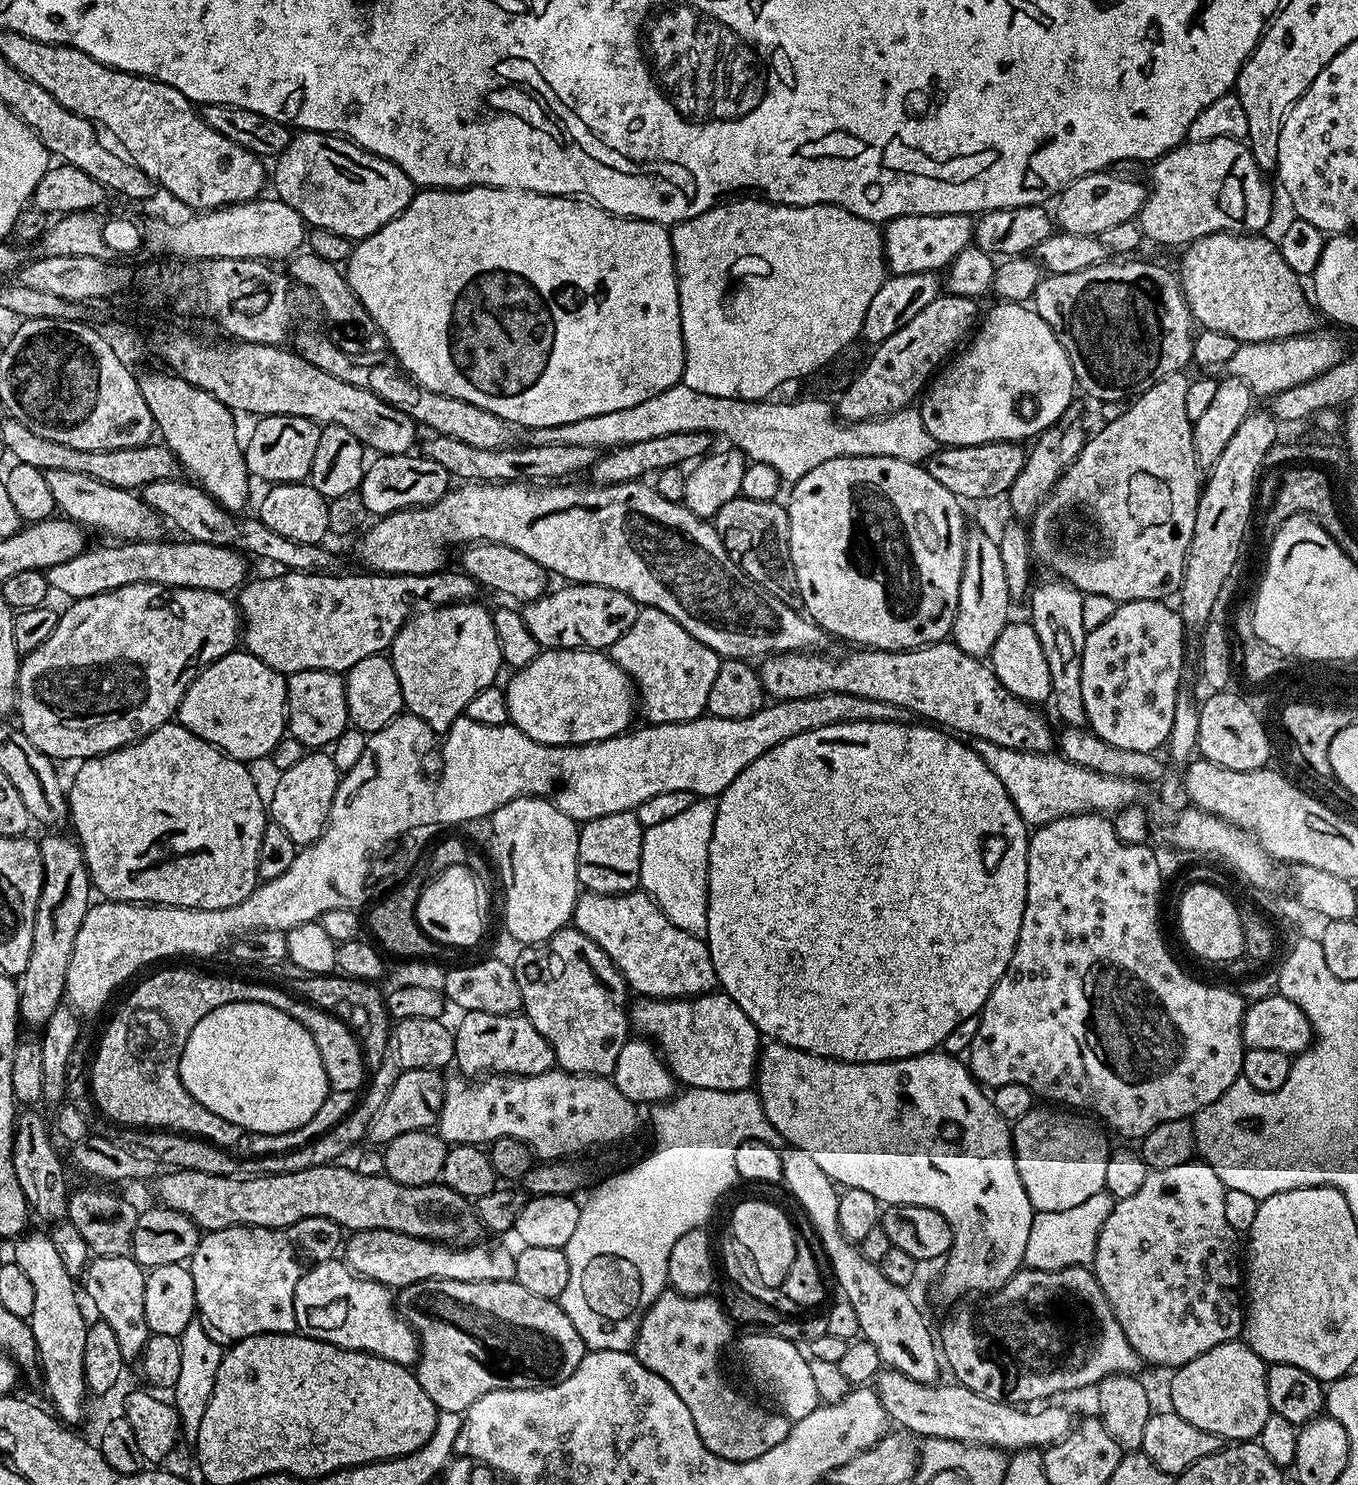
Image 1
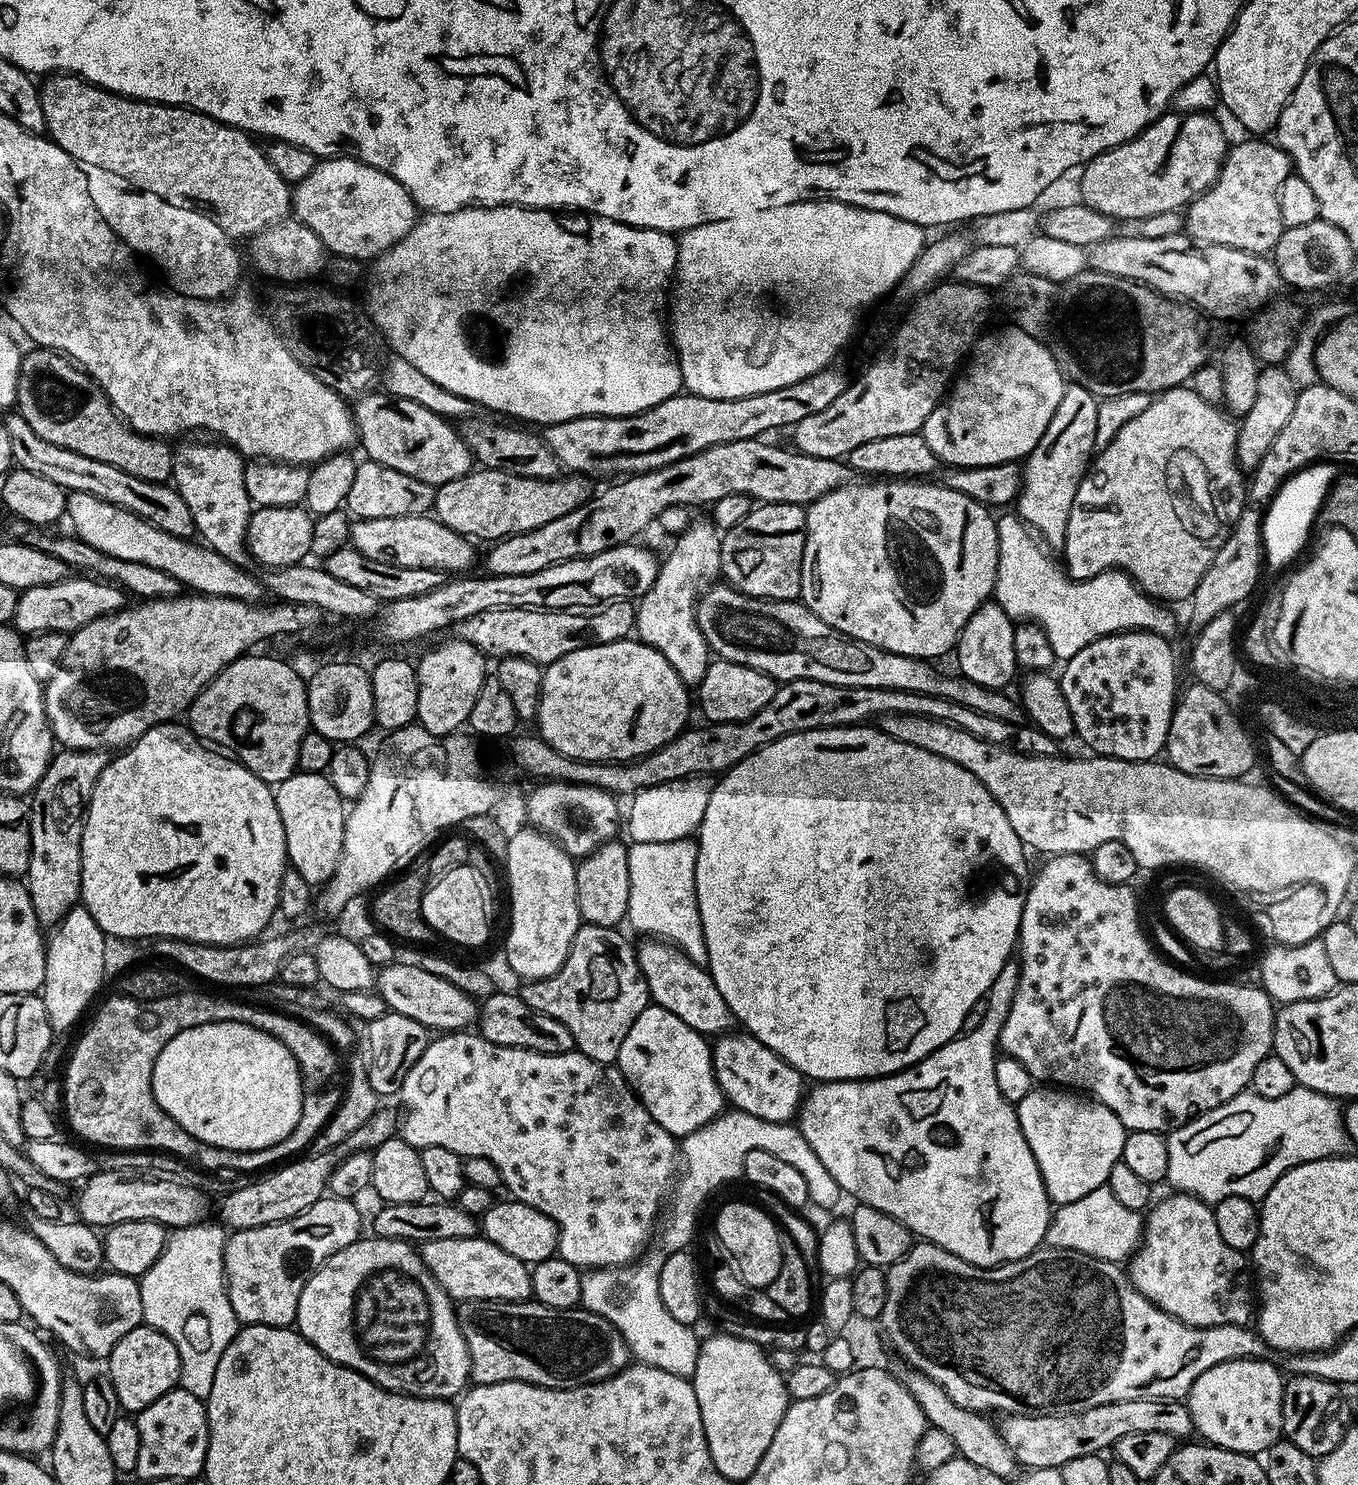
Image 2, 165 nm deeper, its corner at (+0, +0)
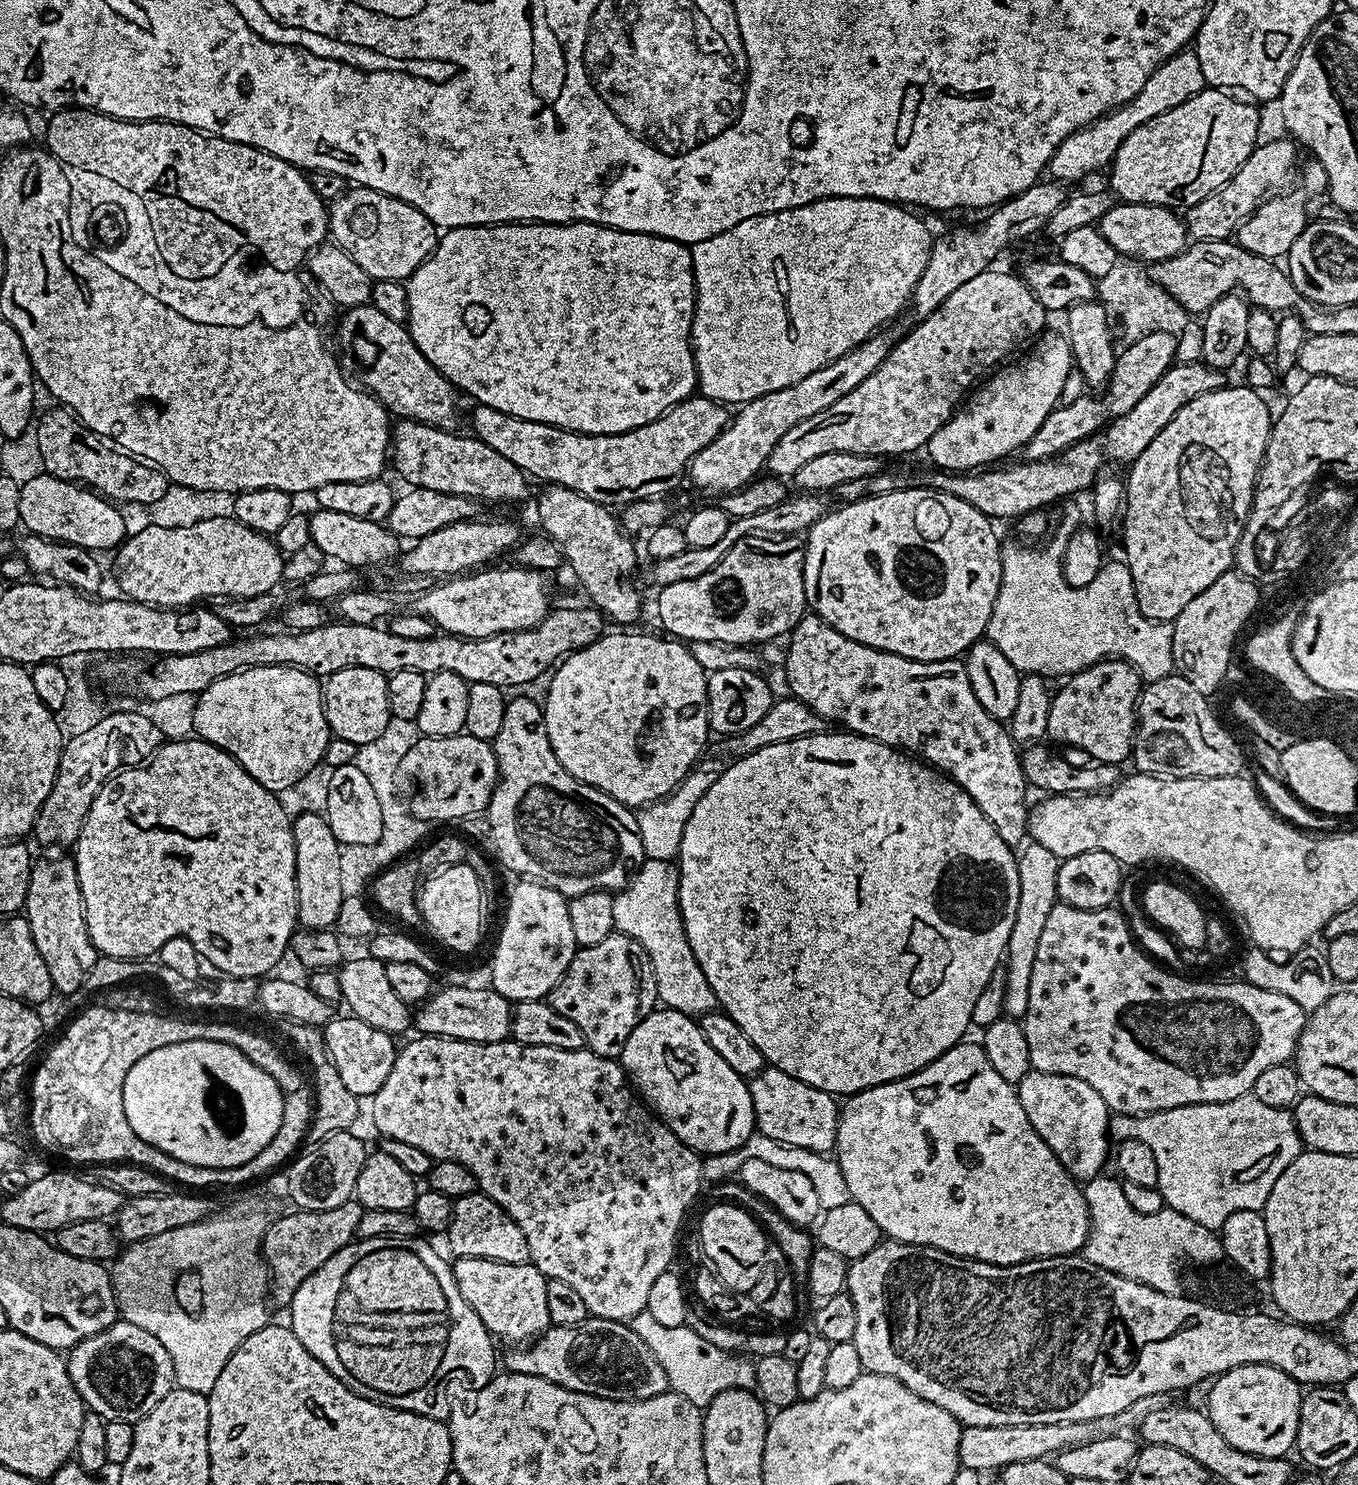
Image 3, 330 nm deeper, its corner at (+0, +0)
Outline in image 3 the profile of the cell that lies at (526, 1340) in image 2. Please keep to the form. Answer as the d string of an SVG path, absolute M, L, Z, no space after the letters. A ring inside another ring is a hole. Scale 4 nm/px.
M591 1317L575 1328L552 1324L527 1346L516 1346L502 1364L507 1371L541 1376L566 1390L607 1400L645 1400L669 1391L668 1375L650 1346L622 1320Z

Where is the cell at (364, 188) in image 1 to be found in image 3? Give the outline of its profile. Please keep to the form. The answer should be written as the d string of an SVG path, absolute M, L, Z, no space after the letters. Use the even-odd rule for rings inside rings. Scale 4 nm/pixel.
M359 186L349 187L337 200L328 204L328 231L334 243L346 250L346 254L350 254L350 258L354 258L354 262L358 262L358 266L362 266L362 270L366 270L366 274L376 282L407 281L414 274L414 270L418 270L418 266L422 266L424 259L435 250L438 239L436 225L430 222L430 218L426 218L426 214L422 214L422 210L378 190Z

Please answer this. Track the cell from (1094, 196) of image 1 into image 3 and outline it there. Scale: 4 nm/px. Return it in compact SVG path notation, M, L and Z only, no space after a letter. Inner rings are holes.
M1205 87L1194 98L1182 102L1182 106L1174 106L1174 110L1166 110L1166 114L1158 114L1150 122L1138 126L1138 130L1126 134L1122 146L1118 146L1112 155L1112 173L1108 176L1107 187L1113 197L1125 204L1153 204L1187 210L1194 206L1194 202L1202 202L1202 198L1232 179L1261 139L1260 112L1256 109L1259 107L1247 99L1235 100L1232 96L1235 95L1219 88Z

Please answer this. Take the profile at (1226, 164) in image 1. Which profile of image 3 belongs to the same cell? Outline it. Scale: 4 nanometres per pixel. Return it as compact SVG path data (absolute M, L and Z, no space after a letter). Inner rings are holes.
M1312 158L1309 159L1309 164L1306 164L1303 165L1302 179L1298 186L1285 191L1283 194L1269 196L1264 203L1259 204L1256 207L1256 213L1236 231L1235 243L1248 252L1266 257L1267 260L1287 257L1290 246L1294 246L1298 234L1302 234L1302 230L1310 222L1308 203L1315 196L1323 197L1328 191L1328 175L1326 170L1322 170L1322 162Z

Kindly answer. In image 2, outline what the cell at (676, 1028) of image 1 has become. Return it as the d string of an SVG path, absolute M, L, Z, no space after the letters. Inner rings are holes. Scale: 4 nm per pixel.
M732 1030L727 1034L715 1037L712 1049L712 1065L720 1089L724 1091L724 1099L737 1112L754 1114L754 1118L766 1118L766 1122L787 1124L799 1113L800 1102L806 1095L806 1080L798 1069L790 1066L770 1046L758 1042L758 1038L749 1036L743 1030Z

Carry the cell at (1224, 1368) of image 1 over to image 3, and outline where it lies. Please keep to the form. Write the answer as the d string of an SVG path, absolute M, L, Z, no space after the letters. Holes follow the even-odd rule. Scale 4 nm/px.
M1261 1364L1238 1366L1234 1370L1215 1377L1211 1381L1210 1387L1212 1389L1208 1392L1208 1405L1206 1405L1208 1417L1214 1422L1218 1434L1222 1434L1222 1438L1226 1438L1226 1442L1230 1442L1230 1446L1259 1456L1287 1457L1288 1451L1290 1453L1293 1451L1300 1421L1302 1388L1296 1381L1291 1380L1286 1374L1282 1374L1282 1370Z

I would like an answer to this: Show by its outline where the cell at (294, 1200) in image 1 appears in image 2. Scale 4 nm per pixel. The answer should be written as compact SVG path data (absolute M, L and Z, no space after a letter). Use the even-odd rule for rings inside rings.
M105 1167L97 1170L93 1176L79 1185L80 1193L76 1196L76 1212L85 1224L92 1225L97 1230L107 1230L118 1222L146 1222L153 1220L163 1224L169 1230L185 1228L191 1224L201 1223L208 1212L208 1200L192 1184L183 1184L180 1178L149 1178L144 1174L136 1172L126 1172L114 1168Z

